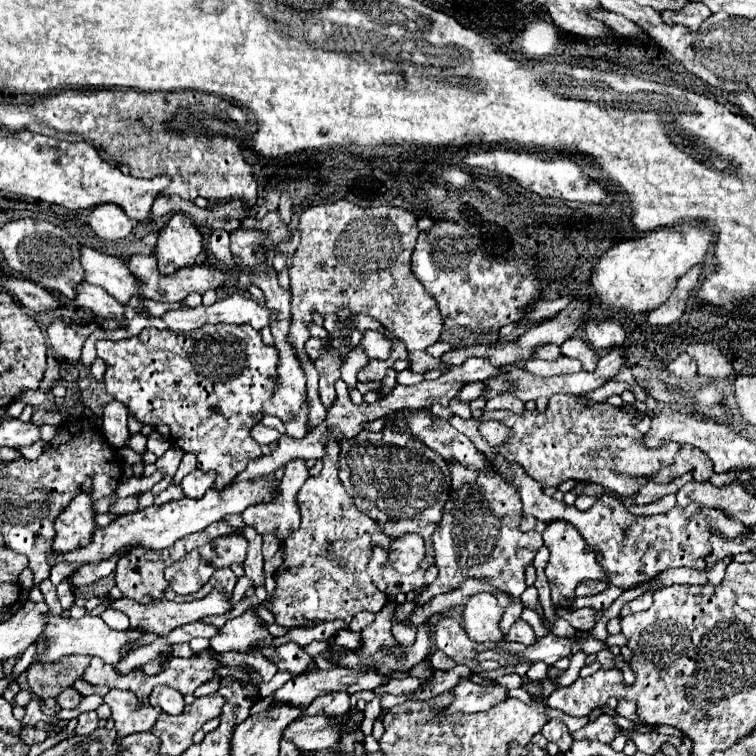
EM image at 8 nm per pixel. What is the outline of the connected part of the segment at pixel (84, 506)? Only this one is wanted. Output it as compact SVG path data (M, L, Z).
M81 492L75 496L69 508L61 512L61 516L55 520L57 534L53 540L53 552L71 552L91 542L97 528L93 504L95 500L87 492Z

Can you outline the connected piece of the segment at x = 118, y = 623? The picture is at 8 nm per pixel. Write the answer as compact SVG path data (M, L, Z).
M113 608L105 610L105 612L101 614L101 618L103 618L103 620L109 624L109 628L123 630L123 628L127 628L127 626L129 626L129 620L127 620L127 616L125 616L123 612L119 612L119 610L113 610Z

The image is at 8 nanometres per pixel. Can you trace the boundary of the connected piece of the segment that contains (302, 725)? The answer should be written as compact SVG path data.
M303 716L289 724L283 736L297 744L301 750L319 752L335 748L343 732L345 726L339 724L333 716Z

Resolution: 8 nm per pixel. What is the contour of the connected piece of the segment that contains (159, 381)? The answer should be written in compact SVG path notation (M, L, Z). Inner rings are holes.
M233 326L233 334L229 334L229 336L231 336L233 342L227 344L227 342L215 342L215 340L205 340L205 338L203 338L203 340L191 340L191 338L185 338L185 334L181 334L181 332L171 332L171 330L145 328L139 336L133 336L133 338L127 338L127 340L119 340L119 342L113 342L113 340L99 340L99 342L95 344L97 356L107 364L107 370L105 370L105 376L103 376L103 384L105 384L107 392L109 392L115 400L123 402L123 404L129 408L129 412L133 412L133 414L137 416L139 422L143 422L143 424L147 424L147 426L167 424L167 426L171 428L171 442L173 442L175 446L179 446L183 452L195 454L195 456L197 456L197 468L199 468L201 472L213 470L213 472L217 474L217 478L215 478L215 482L213 482L213 488L215 488L215 490L223 490L225 486L229 486L229 484L235 480L235 476L247 468L247 464L249 464L251 460L255 460L255 458L261 456L261 446L251 438L251 428L263 420L263 416L265 416L263 402L271 398L275 380L277 380L277 372L275 372L275 368L277 368L277 352L275 352L273 346L265 346L265 344L263 344L261 334L259 334L255 328L249 326L249 330L247 330L247 326Z

